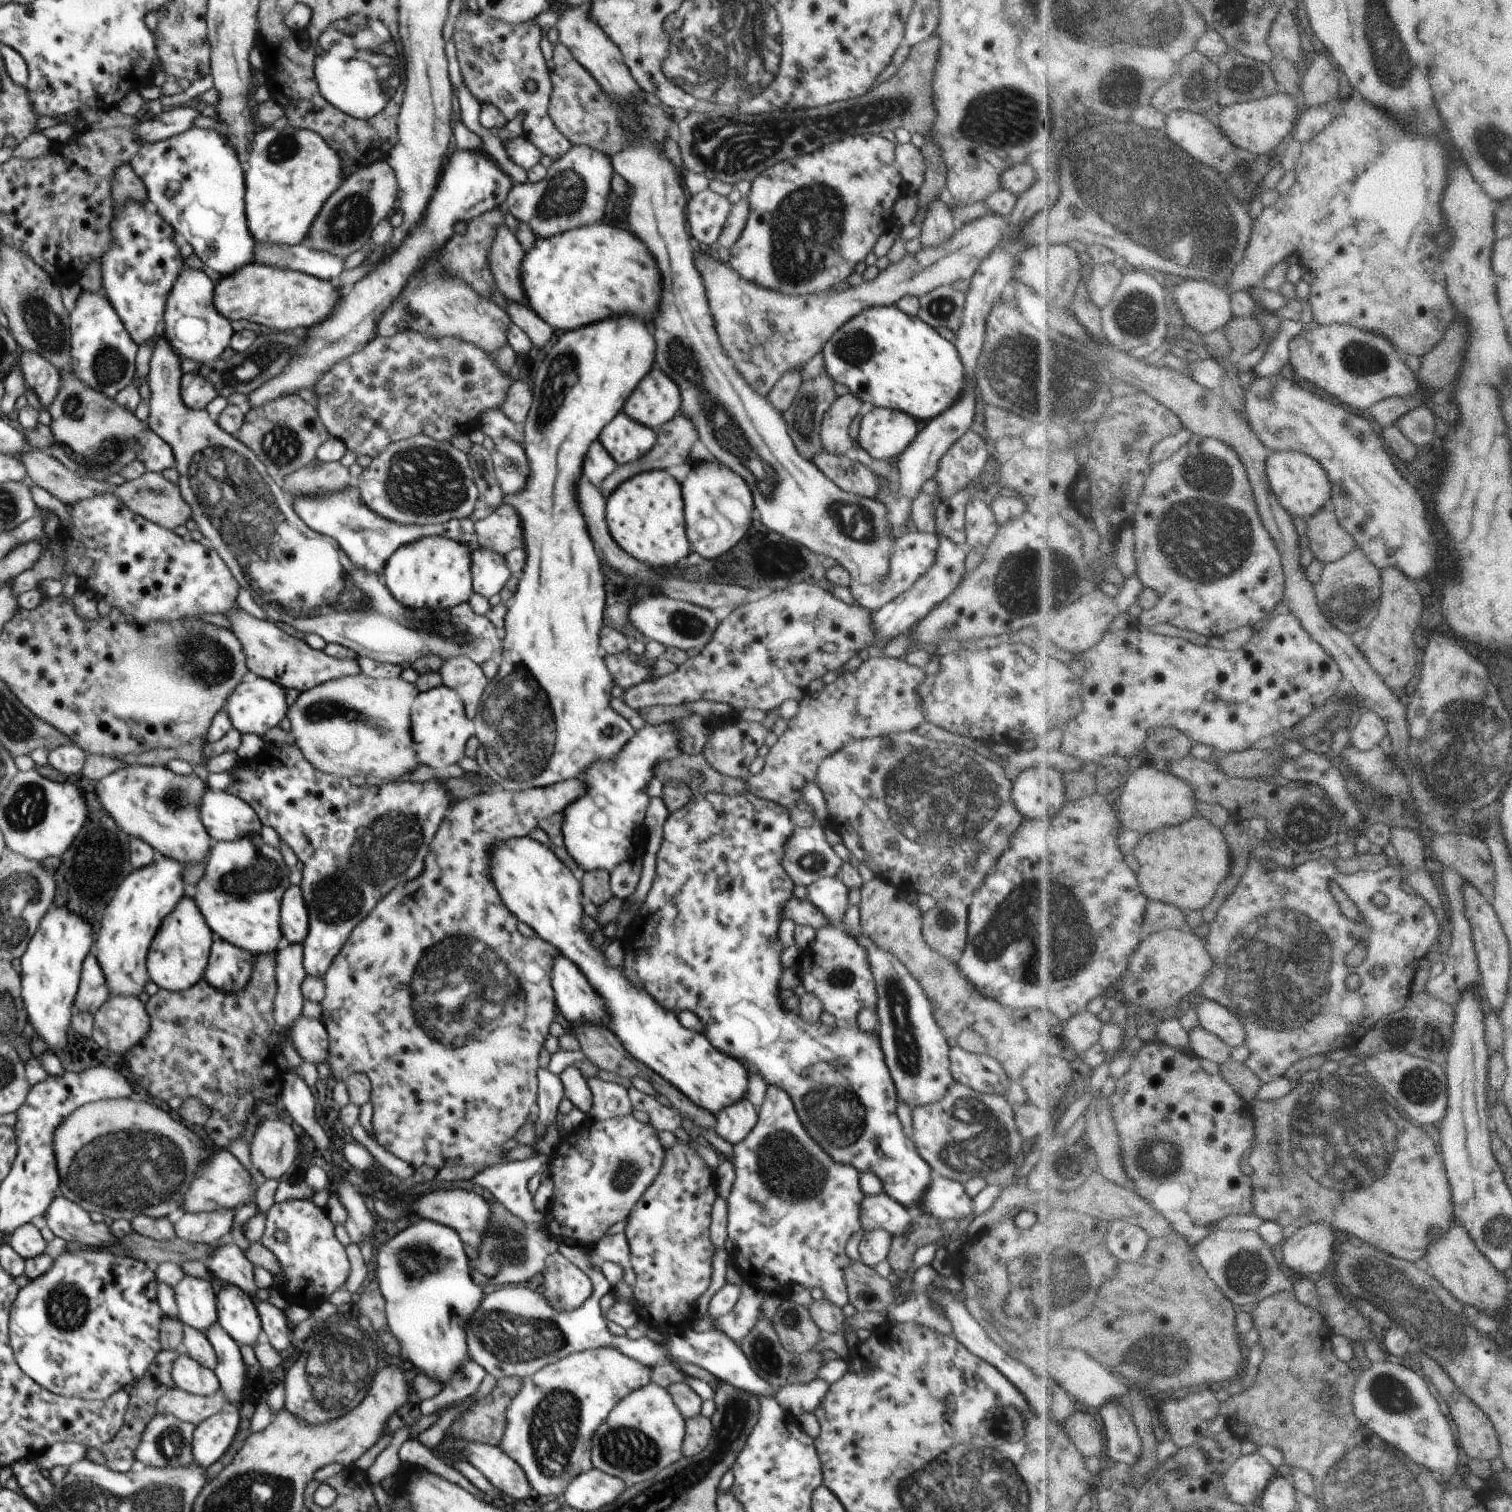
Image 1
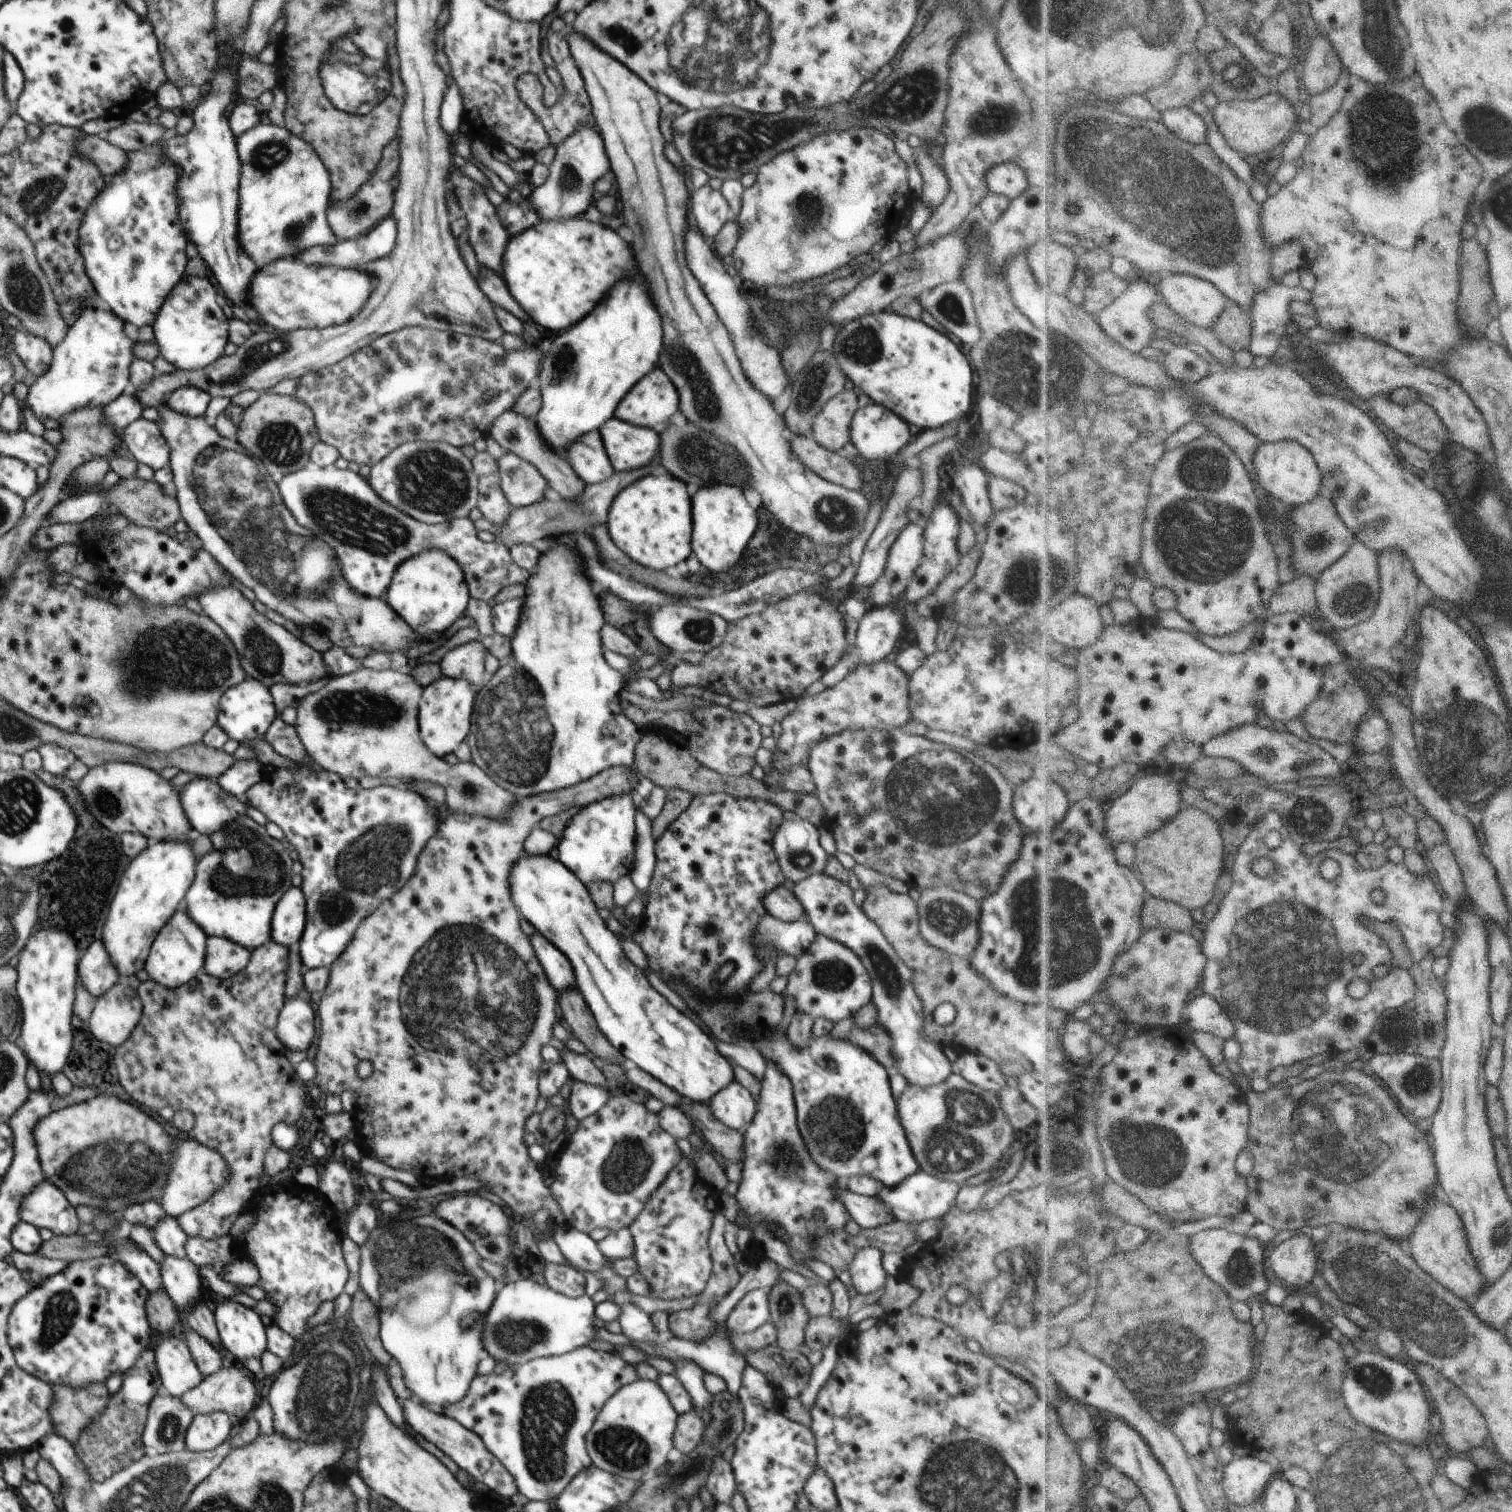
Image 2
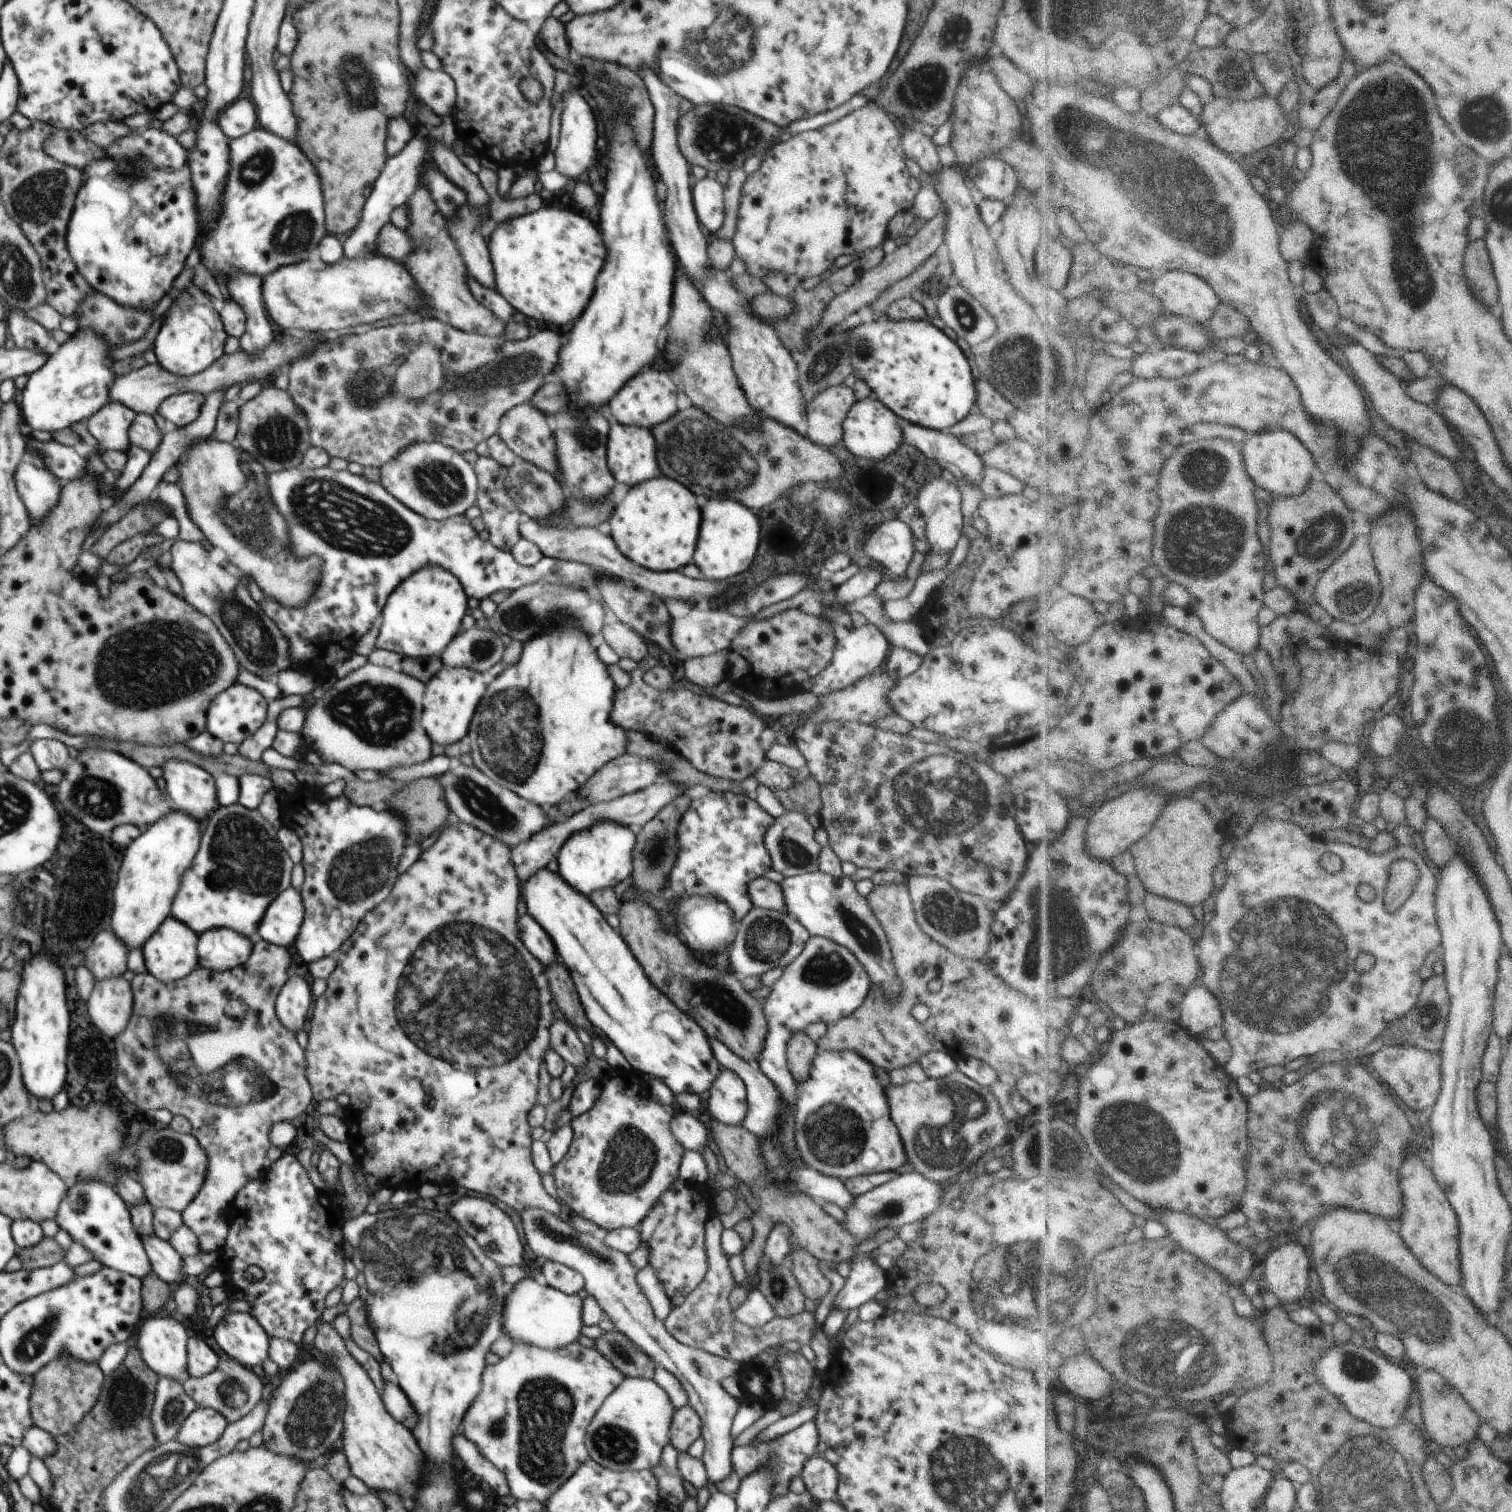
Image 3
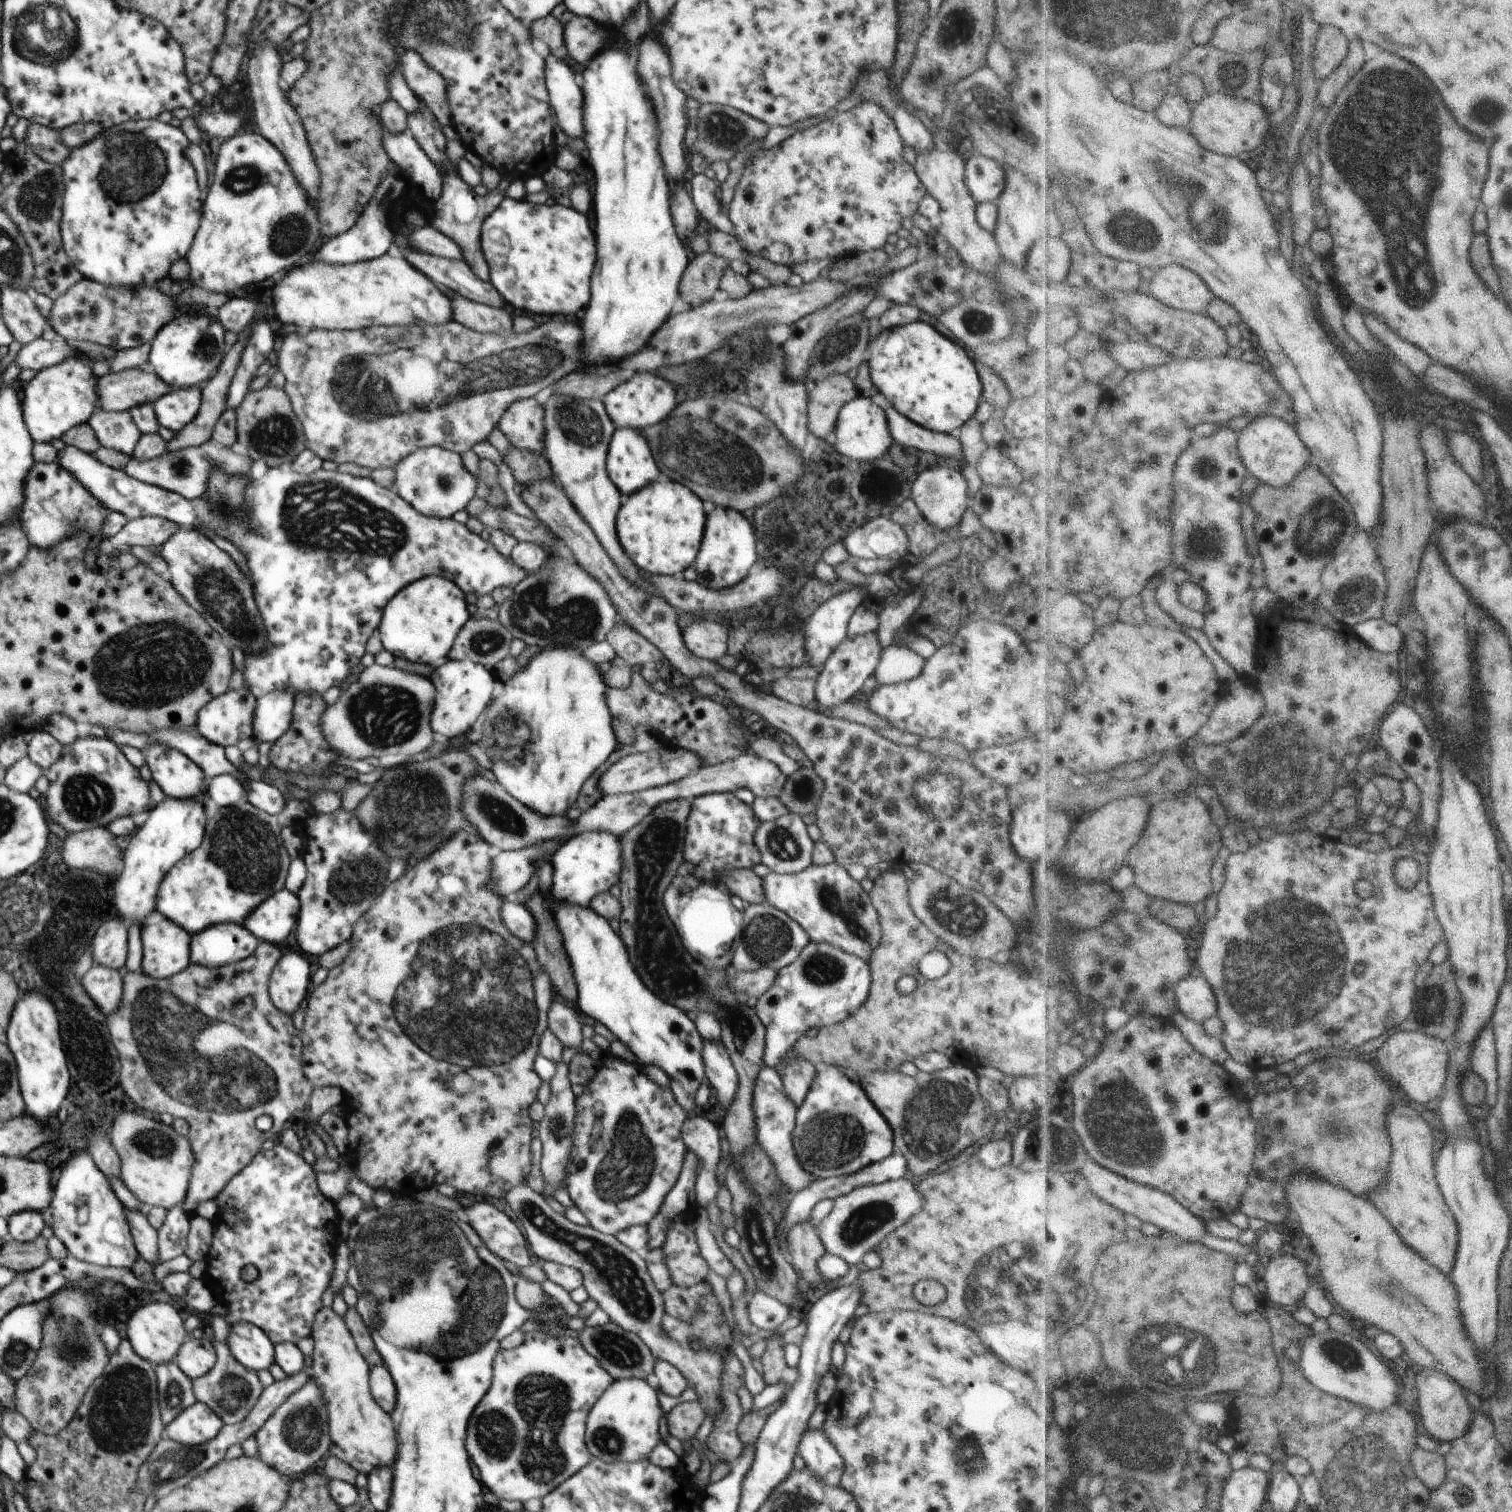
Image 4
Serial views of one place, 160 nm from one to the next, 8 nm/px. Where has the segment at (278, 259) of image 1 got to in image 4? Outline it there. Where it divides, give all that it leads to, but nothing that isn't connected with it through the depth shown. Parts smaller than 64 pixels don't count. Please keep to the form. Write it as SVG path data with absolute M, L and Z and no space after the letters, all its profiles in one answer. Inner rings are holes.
M430 224L417 227L409 234L407 241L411 243L411 246L417 251L422 251L429 255L454 260L463 258L460 247L451 238L442 234Z

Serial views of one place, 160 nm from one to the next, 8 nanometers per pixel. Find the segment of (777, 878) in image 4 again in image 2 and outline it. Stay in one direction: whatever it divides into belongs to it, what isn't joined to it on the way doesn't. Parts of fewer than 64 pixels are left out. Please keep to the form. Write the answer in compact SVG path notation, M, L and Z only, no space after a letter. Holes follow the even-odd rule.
M824 873L812 874L794 882L792 892L804 908L805 918L812 924L814 932L844 944L864 964L872 984L871 1002L880 1024L892 1038L895 1072L904 1076L908 1084L920 1088L945 1082L952 1074L951 1062L943 1048L925 1036L924 1007L912 986L913 972L900 960L882 930L854 903L854 891L849 884Z

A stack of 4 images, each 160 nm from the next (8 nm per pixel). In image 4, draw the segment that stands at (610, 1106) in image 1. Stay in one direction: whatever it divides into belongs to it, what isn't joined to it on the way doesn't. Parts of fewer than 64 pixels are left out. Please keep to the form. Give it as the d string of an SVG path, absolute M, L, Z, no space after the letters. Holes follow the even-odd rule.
M558 997L554 999L548 1011L548 1030L563 1044L564 1047L581 1050L582 1027L578 1022L578 1009Z

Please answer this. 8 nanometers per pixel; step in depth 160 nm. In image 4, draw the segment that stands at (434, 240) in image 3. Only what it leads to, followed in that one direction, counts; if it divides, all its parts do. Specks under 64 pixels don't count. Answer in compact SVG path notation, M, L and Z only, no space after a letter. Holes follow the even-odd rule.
M445 291L452 305L452 321L479 333L510 334L513 331L509 313L504 308L477 303L461 294Z

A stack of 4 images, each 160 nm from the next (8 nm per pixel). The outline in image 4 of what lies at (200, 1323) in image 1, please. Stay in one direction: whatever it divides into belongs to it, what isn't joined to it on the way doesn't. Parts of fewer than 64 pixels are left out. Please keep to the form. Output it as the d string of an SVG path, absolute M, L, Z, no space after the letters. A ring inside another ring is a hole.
M125 1208L125 1212L139 1256L155 1267L161 1262L157 1230L148 1222L145 1211L128 1211Z

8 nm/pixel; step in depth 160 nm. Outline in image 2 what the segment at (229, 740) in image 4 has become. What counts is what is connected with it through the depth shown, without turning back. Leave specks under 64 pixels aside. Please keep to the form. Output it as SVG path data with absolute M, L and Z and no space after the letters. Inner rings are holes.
M250 678L244 680L231 688L225 690L218 702L219 709L216 712L216 720L220 730L224 732L229 739L234 739L238 743L263 738L274 722L276 717L276 708L274 699L268 687L262 682Z

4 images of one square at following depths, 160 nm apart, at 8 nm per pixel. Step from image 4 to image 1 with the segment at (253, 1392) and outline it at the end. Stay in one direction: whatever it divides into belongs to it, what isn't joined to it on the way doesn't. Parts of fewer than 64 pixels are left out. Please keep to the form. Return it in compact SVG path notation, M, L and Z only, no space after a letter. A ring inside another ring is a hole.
M174 1388L158 1400L156 1411L168 1412L181 1422L188 1422L196 1427L210 1416L219 1414L227 1403L228 1398L221 1389L210 1397L188 1394Z

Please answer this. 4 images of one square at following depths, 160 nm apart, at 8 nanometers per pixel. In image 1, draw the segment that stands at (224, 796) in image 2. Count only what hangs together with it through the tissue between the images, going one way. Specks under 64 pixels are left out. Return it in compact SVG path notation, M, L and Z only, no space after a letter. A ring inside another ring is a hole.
M208 789L200 805L203 825L214 840L235 841L260 834L264 827L256 811L230 792Z

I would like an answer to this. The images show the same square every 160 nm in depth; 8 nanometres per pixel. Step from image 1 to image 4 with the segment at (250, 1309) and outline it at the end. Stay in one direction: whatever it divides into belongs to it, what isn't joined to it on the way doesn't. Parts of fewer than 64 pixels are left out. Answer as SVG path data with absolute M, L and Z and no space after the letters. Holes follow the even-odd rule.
M246 1321L232 1324L226 1344L232 1356L249 1371L268 1369L275 1362L274 1344L258 1326Z

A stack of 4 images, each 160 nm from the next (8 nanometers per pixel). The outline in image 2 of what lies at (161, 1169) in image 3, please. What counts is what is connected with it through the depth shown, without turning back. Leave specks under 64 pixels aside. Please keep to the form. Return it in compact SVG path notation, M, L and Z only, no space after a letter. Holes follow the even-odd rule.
M195 1139L175 1141L170 1154L172 1170L168 1170L168 1180L158 1203L164 1208L165 1214L177 1218L206 1202L220 1186L224 1186L228 1180L228 1164L219 1152L203 1146Z

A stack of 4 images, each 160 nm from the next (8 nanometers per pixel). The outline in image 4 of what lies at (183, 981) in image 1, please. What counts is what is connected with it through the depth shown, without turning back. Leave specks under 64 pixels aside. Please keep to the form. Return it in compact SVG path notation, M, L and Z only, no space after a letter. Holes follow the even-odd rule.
M170 919L142 926L141 971L157 979L182 972L191 963L191 940L192 935Z

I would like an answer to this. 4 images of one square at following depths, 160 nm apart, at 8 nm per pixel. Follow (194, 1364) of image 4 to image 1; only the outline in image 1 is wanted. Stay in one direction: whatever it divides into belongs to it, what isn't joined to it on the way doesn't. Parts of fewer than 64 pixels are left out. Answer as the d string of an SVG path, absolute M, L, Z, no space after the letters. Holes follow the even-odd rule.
M183 1325L181 1350L202 1367L212 1371L216 1369L217 1357L214 1348L202 1331Z

